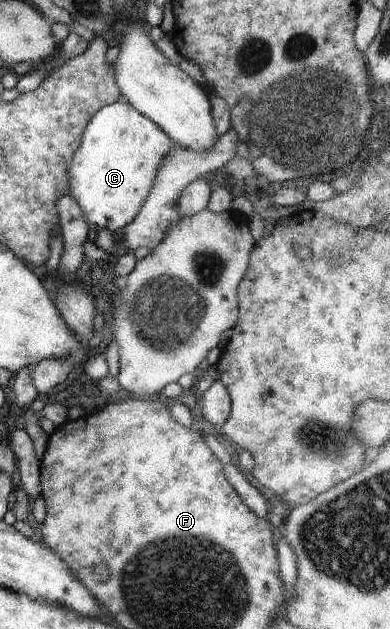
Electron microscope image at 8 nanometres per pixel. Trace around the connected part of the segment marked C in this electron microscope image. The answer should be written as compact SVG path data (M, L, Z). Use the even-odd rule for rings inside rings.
M125 99L98 109L83 132L68 173L70 195L86 217L88 227L98 227L98 231L101 228L110 229L116 233L131 223L151 191L164 156L174 149L174 145L172 139L154 121Z

